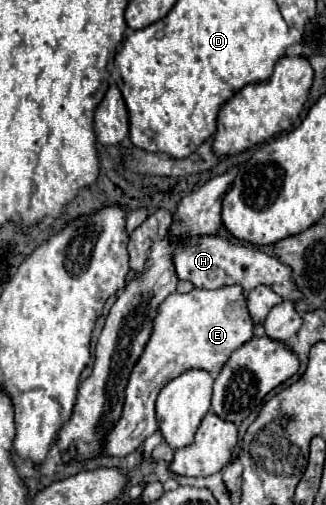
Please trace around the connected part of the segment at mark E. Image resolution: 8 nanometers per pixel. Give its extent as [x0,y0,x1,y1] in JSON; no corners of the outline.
[103,285,253,457]

